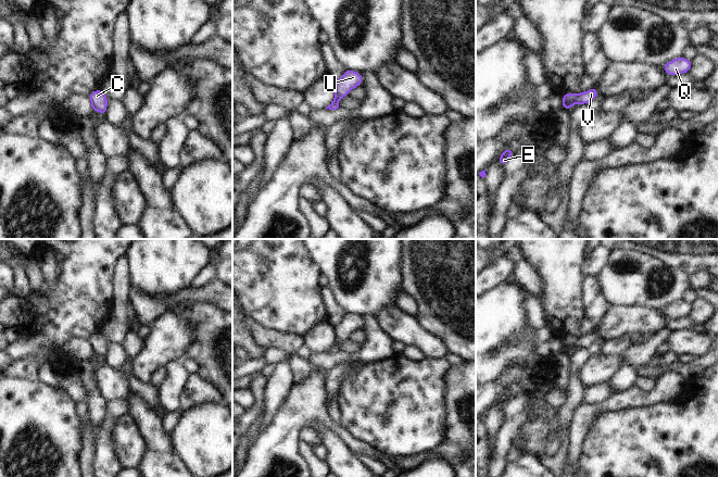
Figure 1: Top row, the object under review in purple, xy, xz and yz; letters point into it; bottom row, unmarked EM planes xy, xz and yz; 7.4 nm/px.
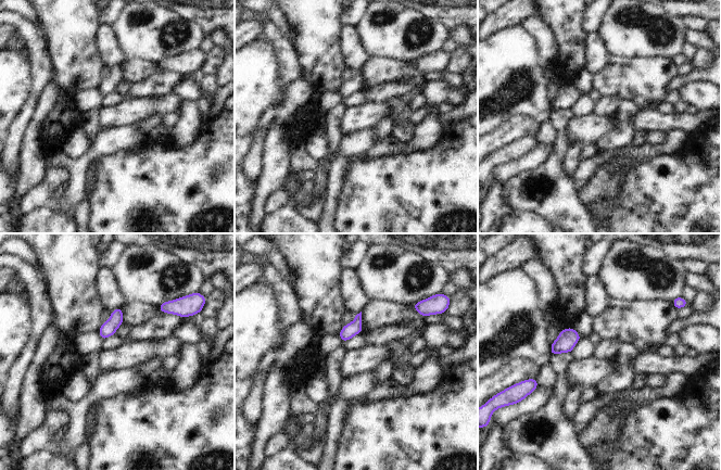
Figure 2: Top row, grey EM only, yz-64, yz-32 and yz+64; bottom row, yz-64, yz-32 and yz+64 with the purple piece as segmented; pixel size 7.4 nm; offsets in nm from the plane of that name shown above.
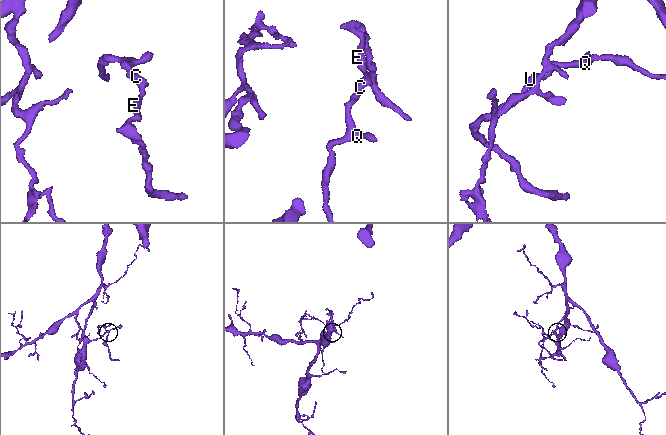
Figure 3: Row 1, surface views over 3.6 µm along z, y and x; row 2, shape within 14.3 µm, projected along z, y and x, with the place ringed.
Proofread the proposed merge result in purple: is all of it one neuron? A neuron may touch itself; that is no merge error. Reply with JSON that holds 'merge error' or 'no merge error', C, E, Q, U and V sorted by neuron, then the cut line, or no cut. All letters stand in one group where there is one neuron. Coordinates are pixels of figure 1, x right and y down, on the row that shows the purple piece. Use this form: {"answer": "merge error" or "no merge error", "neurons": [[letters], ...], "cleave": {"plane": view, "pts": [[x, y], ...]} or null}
{"answer": "no merge error", "neurons": [["C", "E", "Q", "U", "V"]], "cleave": null}

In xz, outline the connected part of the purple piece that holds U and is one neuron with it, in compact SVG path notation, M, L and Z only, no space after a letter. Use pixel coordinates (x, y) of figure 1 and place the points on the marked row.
M345 70L342 76L333 83L335 98L326 109L337 110L339 100L346 97L352 89L360 87L363 81L362 74L352 70Z

